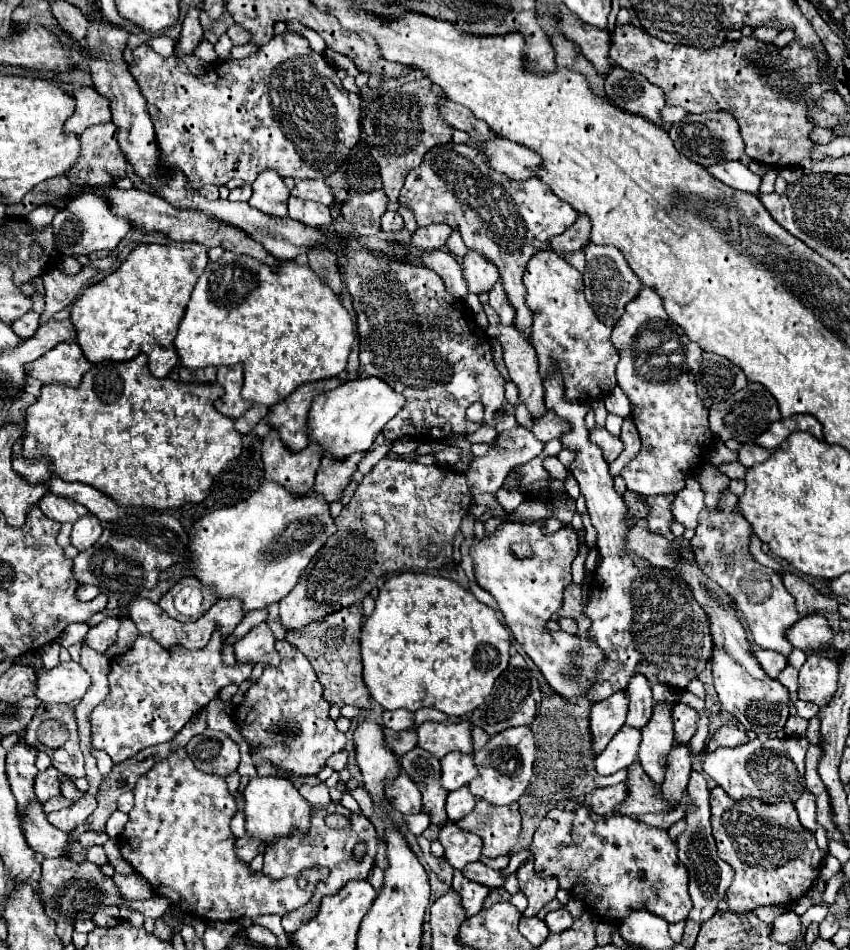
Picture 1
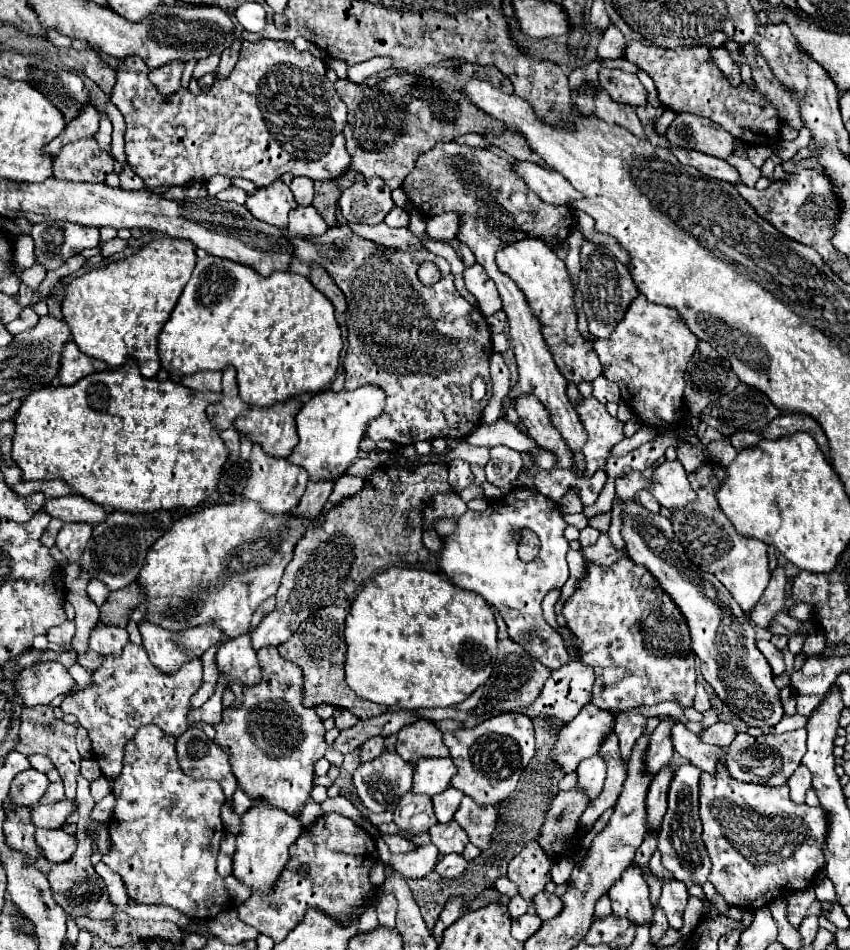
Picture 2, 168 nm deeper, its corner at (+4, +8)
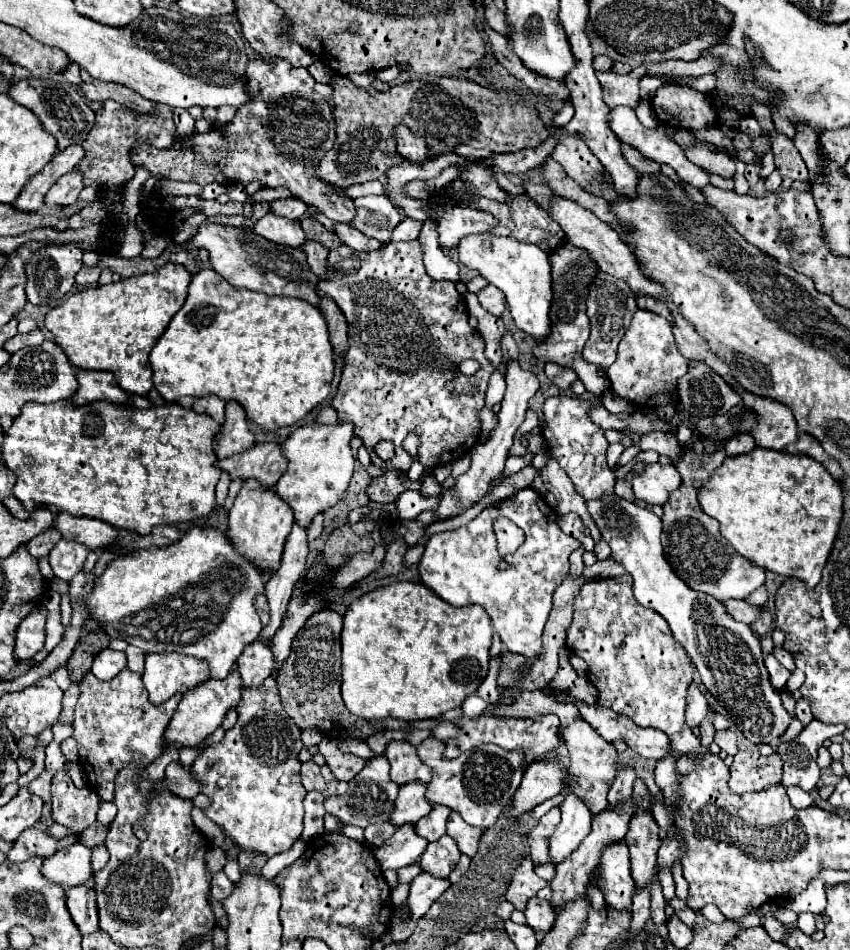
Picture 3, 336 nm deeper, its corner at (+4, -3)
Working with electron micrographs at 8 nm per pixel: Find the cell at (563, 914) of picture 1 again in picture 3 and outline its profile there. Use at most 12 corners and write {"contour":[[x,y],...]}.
{"contour":[[537,896],[527,902],[527,924],[537,934],[549,932],[555,910]]}

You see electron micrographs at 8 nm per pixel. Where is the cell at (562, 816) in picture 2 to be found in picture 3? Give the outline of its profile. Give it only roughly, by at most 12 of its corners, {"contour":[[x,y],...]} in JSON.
{"contour":[[551,808],[529,832],[531,858],[537,866],[551,864],[549,838],[561,820]]}

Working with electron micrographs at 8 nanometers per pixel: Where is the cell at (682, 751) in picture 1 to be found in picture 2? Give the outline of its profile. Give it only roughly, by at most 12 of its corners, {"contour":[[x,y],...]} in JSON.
{"contour":[[673,769],[653,777],[647,795],[649,831],[661,827]]}

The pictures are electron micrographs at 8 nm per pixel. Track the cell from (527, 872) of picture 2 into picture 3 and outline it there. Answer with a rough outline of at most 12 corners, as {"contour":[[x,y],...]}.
{"contour":[[527,856],[515,870],[507,888],[507,900],[525,910],[543,886]]}

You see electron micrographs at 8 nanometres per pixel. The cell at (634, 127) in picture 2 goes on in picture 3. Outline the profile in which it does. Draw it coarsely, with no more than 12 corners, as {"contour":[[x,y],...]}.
{"contour":[[621,142],[625,160],[637,172],[659,172],[657,162]]}

